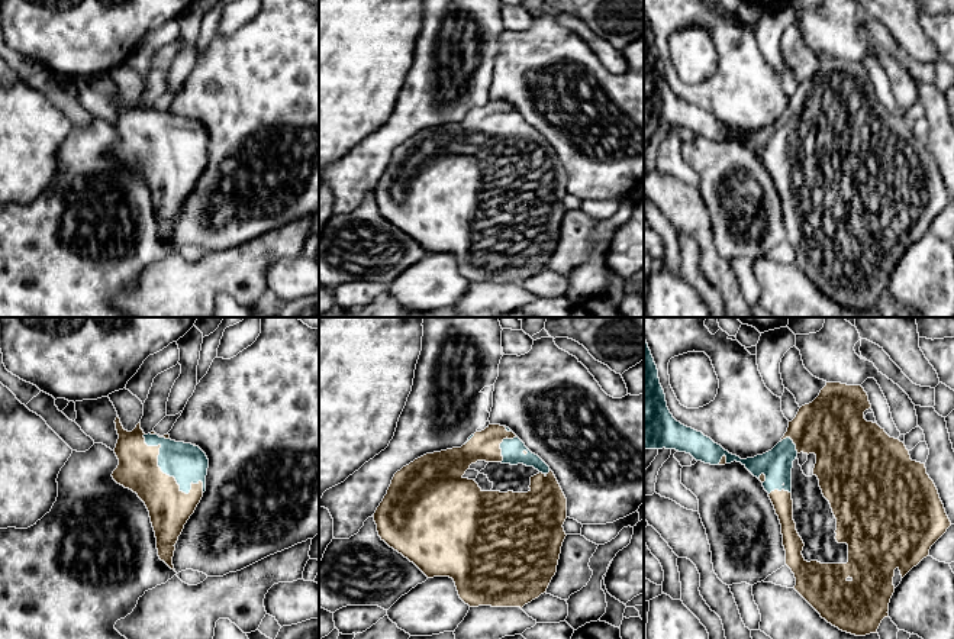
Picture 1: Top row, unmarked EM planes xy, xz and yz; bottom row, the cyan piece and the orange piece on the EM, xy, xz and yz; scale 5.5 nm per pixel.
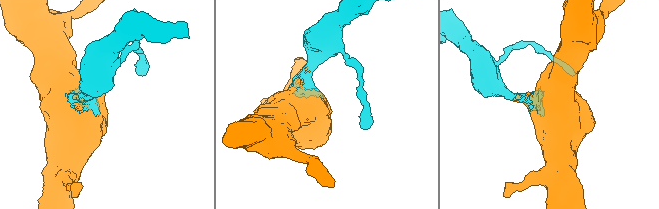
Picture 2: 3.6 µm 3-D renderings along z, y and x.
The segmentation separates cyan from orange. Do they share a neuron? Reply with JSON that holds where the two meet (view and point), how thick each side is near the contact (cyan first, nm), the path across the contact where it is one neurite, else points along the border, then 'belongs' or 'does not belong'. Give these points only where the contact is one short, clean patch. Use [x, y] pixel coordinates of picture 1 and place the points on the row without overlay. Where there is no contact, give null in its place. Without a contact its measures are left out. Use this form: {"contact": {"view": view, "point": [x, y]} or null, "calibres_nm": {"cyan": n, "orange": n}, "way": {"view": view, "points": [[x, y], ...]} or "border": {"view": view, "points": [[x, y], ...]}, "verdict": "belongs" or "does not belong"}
{"contact": {"view": "xy", "point": [168, 149]}, "calibres_nm": {"cyan": 220, "orange": 240}, "verdict": "belongs"}

